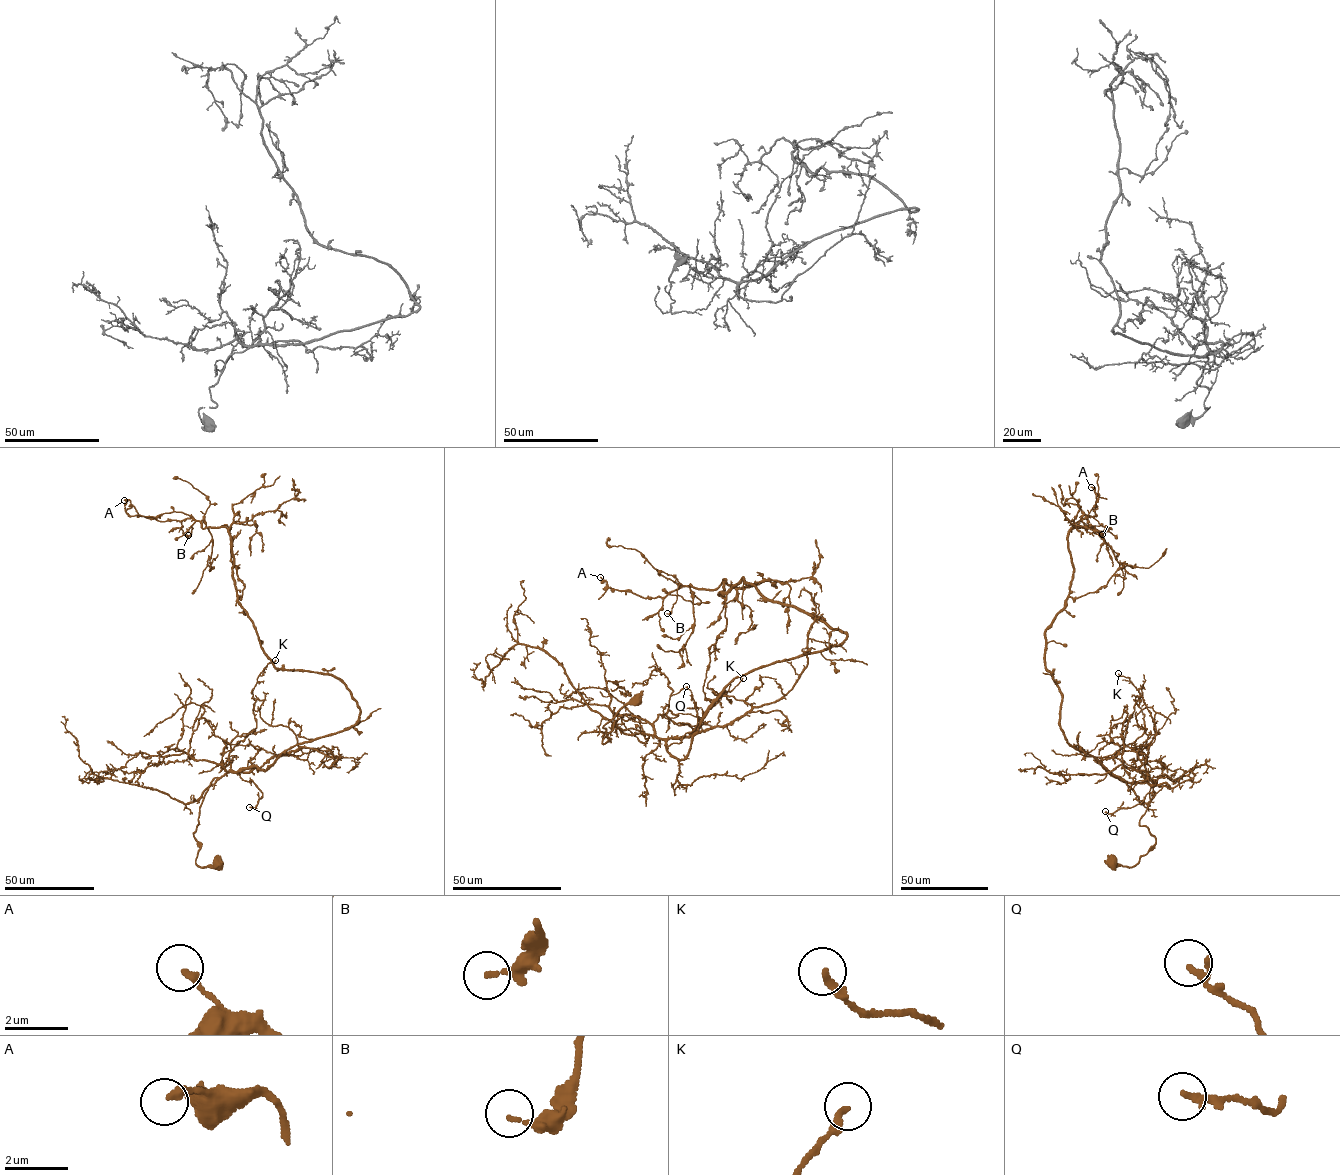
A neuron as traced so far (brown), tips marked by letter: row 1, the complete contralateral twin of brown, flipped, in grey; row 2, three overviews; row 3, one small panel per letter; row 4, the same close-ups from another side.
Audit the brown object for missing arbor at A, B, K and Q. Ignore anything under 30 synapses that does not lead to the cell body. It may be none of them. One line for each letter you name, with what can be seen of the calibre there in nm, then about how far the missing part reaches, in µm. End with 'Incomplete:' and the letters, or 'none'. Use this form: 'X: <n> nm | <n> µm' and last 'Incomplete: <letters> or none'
Incomplete: none

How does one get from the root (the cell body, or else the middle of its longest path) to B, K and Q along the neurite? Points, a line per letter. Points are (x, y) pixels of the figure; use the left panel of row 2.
B: (218, 862), (195, 862), (210, 783), (359, 708), (332, 676), (274, 665), (226, 527), (188, 535)
K: (218, 862), (195, 862), (200, 806), (210, 783), (226, 772), (229, 752), (256, 727), (252, 690), (275, 660)
Q: (218, 862), (195, 862), (200, 845), (193, 833), (210, 783), (229, 772), (252, 780), (262, 795), (249, 807)

